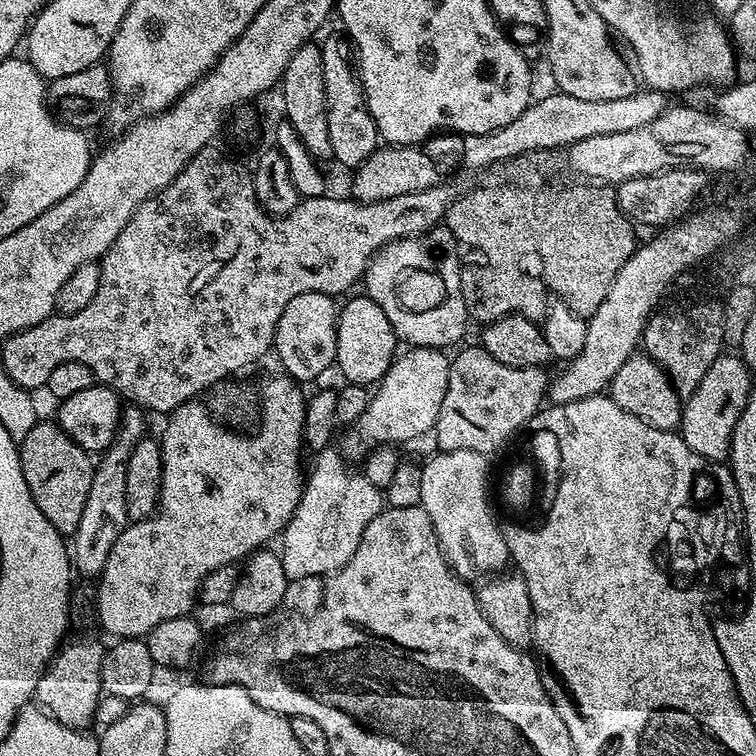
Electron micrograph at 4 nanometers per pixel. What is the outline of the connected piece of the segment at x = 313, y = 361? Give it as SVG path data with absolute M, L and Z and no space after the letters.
M311 292L298 294L298 298L290 298L286 302L286 310L276 323L276 339L274 356L280 359L285 373L297 382L316 380L329 367L336 363L336 318L338 304L333 297Z

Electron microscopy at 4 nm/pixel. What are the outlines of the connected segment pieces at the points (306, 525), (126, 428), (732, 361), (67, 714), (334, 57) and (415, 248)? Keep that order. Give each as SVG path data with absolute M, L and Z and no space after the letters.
M329 446L327 448L323 448L318 453L315 453L314 460L316 460L316 465L313 466L312 472L307 473L306 479L303 483L304 485L304 493L302 494L302 498L298 502L298 506L296 507L296 513L292 515L290 518L290 522L284 527L282 533L282 541L284 540L284 549L279 549L278 555L280 557L280 561L282 562L282 566L286 570L286 574L288 575L289 581L293 580L301 580L302 578L310 578L311 576L324 576L327 572L332 569L335 569L338 564L338 559L336 560L336 544L348 544L347 546L354 546L360 539L362 538L362 534L366 530L366 526L370 526L370 522L382 509L385 507L386 501L382 495L381 489L375 488L374 486L370 486L370 482L365 476L363 476L359 471L356 472L348 472L349 465L346 463L344 456L341 455L341 451L339 447Z
M128 406L120 413L120 425L116 431L116 439L113 440L108 451L99 457L98 463L94 467L94 478L90 482L90 495L86 497L86 510L82 510L82 518L78 522L76 532L70 538L70 559L73 569L84 576L99 577L106 566L106 558L110 558L110 550L114 547L114 542L118 542L118 534L128 527L130 521L126 510L126 466L132 453L132 448L142 439L145 439L144 432L145 409L135 406Z
M721 354L714 366L706 370L702 382L698 382L696 392L683 401L678 435L701 460L724 462L731 457L734 426L746 406L749 394L754 391L752 376L753 373L744 365L739 355Z
M71 640L48 663L48 669L44 671L36 687L34 700L55 720L60 720L71 728L88 730L93 727L95 710L102 695L100 671L106 648L96 640Z
M339 35L328 36L320 44L322 82L326 82L326 130L330 130L331 159L347 170L355 170L376 151L381 138L364 97L364 85L354 67L354 49L347 35Z
M446 226L381 248L364 271L362 288L382 306L386 318L390 318L390 326L403 343L405 340L405 345L448 350L451 344L461 343L464 323L469 323L470 317L460 289L456 239Z

